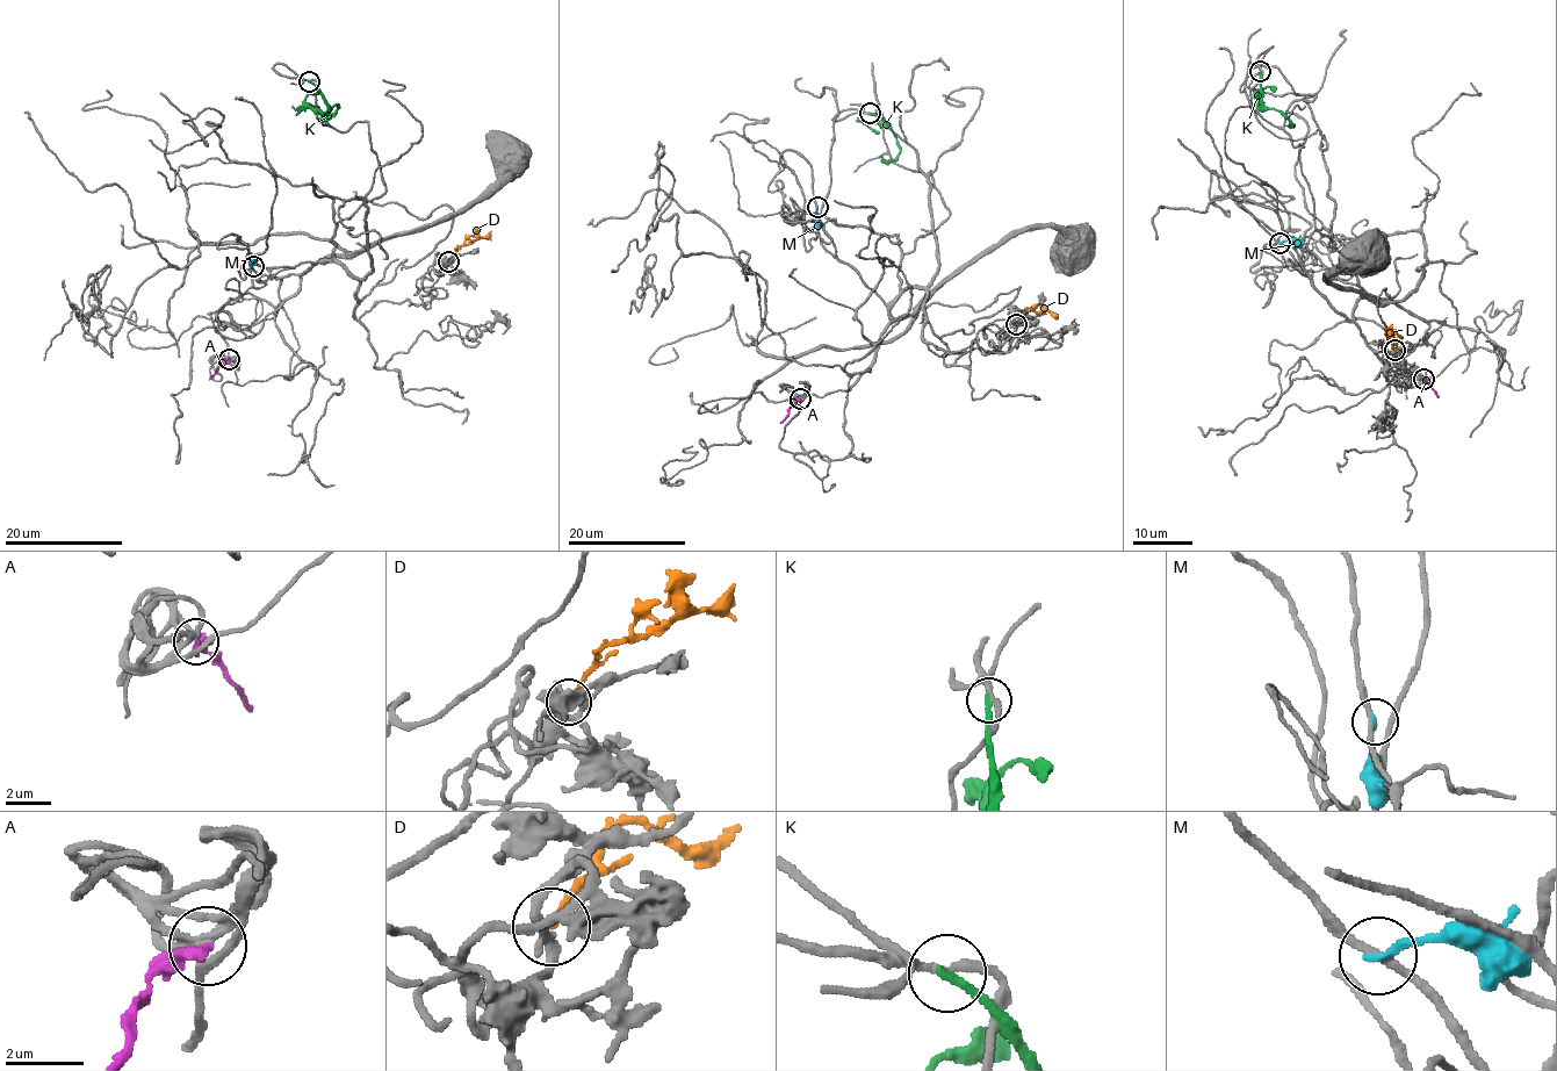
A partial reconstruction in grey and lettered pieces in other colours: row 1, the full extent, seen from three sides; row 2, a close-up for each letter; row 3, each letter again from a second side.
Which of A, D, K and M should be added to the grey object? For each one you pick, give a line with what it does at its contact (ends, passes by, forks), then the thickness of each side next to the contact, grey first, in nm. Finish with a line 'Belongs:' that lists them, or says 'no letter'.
D: it ends; calibres 260 and 190 nm
Belongs: D

